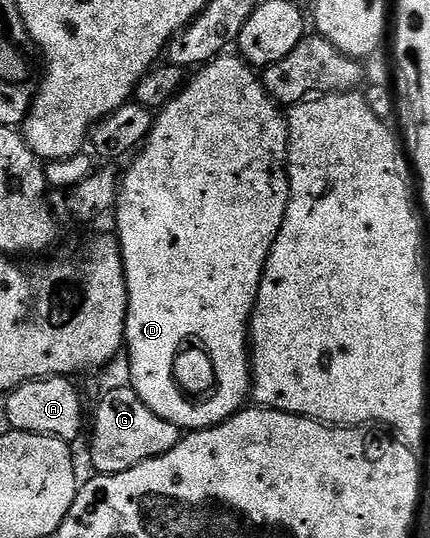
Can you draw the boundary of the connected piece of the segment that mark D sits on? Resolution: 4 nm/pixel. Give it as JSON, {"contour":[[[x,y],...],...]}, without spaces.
{"contour":[[[222,56],[213,59],[212,62],[204,63],[204,65],[194,73],[198,74],[195,75],[194,78],[192,75],[192,77],[186,81],[185,85],[181,87],[181,91],[178,92],[177,97],[171,99],[156,115],[152,132],[150,132],[148,138],[145,139],[143,145],[140,147],[139,153],[132,159],[134,162],[130,164],[129,171],[126,172],[125,178],[123,174],[123,177],[120,179],[117,205],[115,207],[115,215],[117,214],[117,231],[115,231],[115,237],[121,244],[121,259],[125,265],[125,283],[127,284],[127,292],[129,293],[129,311],[127,312],[127,320],[125,321],[125,346],[127,347],[127,354],[129,350],[130,379],[128,378],[128,381],[131,383],[133,391],[139,396],[139,400],[143,400],[143,404],[147,404],[147,408],[151,408],[151,412],[155,412],[155,416],[163,416],[163,420],[175,424],[178,430],[182,432],[206,430],[212,426],[218,426],[220,422],[226,422],[228,418],[233,417],[238,410],[246,405],[247,399],[250,397],[251,342],[249,337],[249,321],[253,318],[253,309],[257,303],[257,293],[261,287],[261,277],[265,271],[269,253],[275,244],[275,240],[279,236],[279,228],[283,228],[283,220],[287,212],[287,204],[289,203],[289,123],[286,115],[283,113],[282,107],[274,102],[265,91],[264,81],[259,77],[258,71],[240,56],[234,56],[234,58],[229,57],[230,56]]]}

